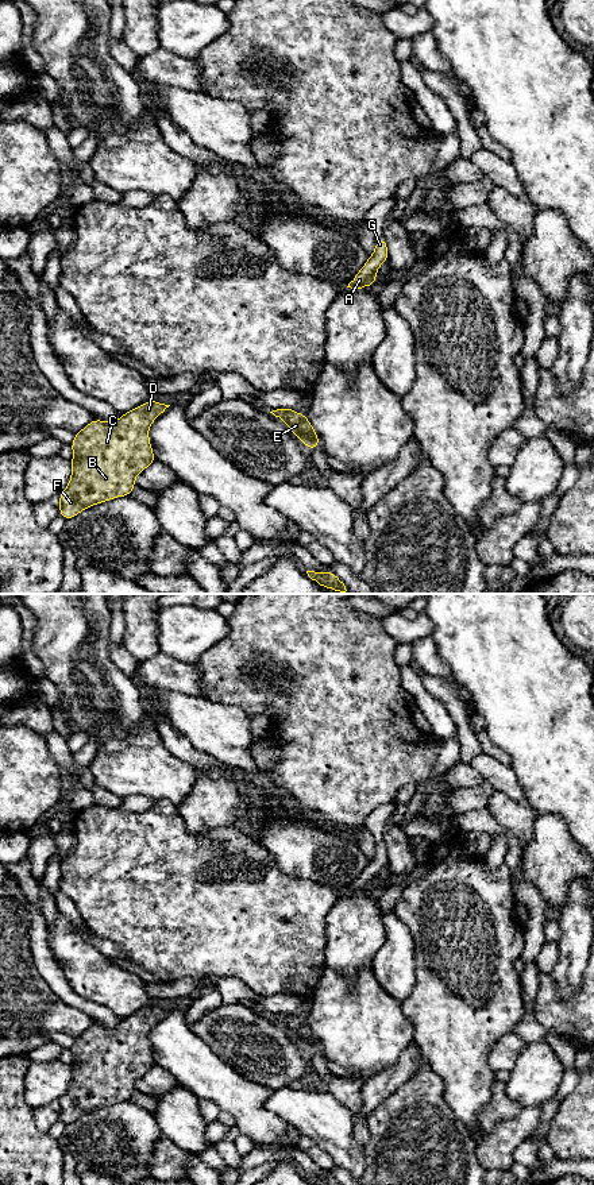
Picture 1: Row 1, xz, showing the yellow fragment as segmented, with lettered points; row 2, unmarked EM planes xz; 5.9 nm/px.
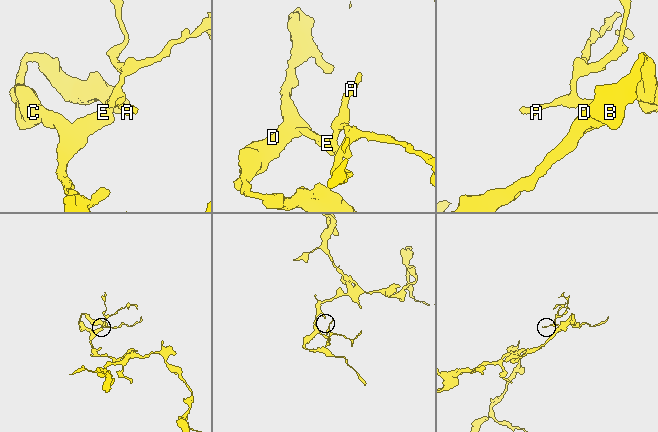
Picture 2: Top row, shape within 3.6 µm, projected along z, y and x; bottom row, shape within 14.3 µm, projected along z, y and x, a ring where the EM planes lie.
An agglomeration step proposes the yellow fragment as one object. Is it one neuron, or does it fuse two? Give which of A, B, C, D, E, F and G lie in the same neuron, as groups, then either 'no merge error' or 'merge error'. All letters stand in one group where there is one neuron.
groups A G / B C D E F; merge error

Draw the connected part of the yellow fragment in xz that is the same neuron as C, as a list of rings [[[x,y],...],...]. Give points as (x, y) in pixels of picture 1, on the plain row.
[[[150,1004],[116,1027],[93,1023],[76,1038],[72,1081],[58,1101],[59,1122],[68,1126],[100,1107],[131,1100],[135,1081],[157,1066],[148,1032],[169,1011]]]

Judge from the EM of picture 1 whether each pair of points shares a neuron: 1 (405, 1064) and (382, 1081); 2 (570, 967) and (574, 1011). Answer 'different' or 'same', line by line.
1: same
2: different

